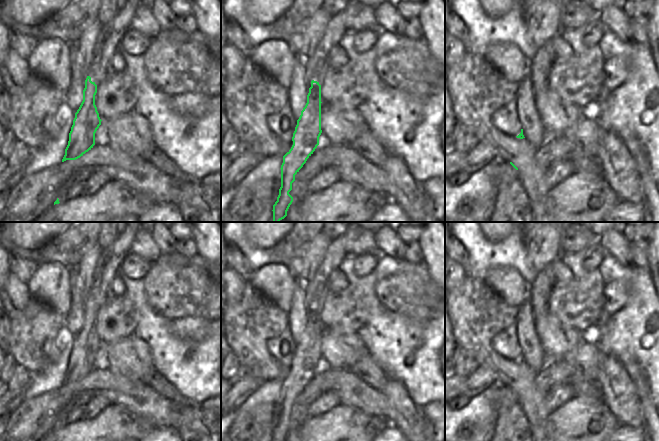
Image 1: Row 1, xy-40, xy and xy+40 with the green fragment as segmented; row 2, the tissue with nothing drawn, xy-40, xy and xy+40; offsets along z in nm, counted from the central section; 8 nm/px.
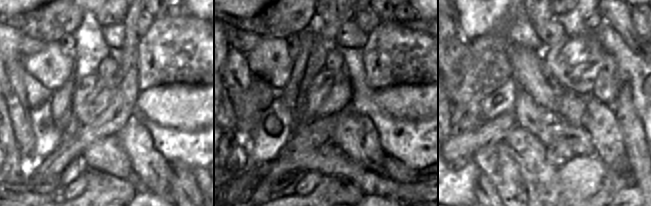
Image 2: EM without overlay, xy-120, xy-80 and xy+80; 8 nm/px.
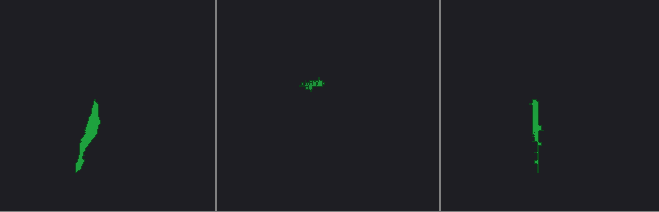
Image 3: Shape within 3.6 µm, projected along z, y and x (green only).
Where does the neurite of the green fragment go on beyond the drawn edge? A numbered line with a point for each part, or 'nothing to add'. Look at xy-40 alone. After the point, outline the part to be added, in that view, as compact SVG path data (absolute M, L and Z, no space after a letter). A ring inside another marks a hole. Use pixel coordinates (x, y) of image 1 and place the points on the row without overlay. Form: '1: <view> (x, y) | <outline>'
1: xy-40 (110, 259) | M129 224L112 246L106 250L101 250L101 255L93 273L93 281L86 302L96 290L101 291L103 289L104 282L111 282L115 278L117 269L121 266L121 261L129 253L129 247L138 229L138 225ZM85 304L83 306L83 313L85 312Z

